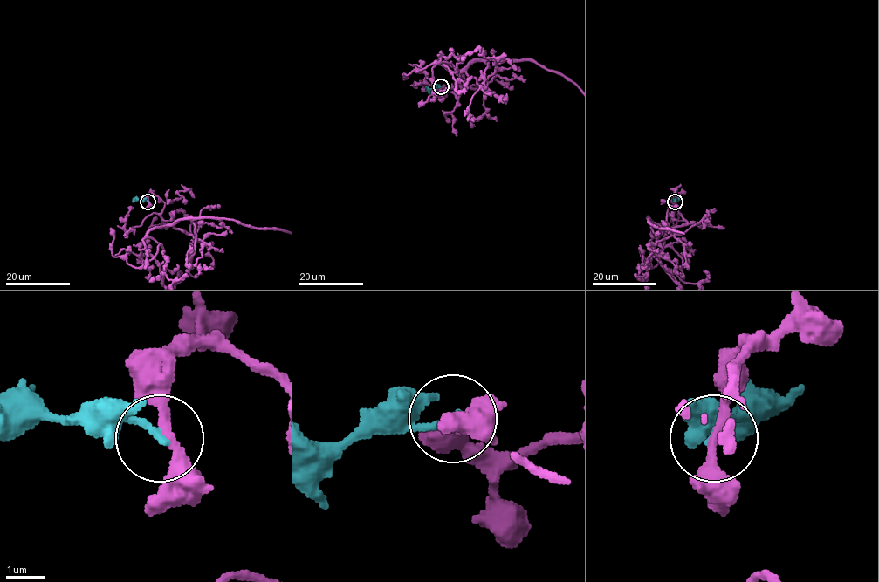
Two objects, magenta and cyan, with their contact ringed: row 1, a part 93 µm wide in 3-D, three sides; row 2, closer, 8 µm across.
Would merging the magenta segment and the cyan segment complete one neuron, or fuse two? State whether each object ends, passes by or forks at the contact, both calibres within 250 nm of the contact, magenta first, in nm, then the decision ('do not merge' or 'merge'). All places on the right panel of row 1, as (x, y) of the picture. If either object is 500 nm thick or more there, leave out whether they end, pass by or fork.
magenta passes by; cyan ends; calibres 240 and 180 nm; do not merge

